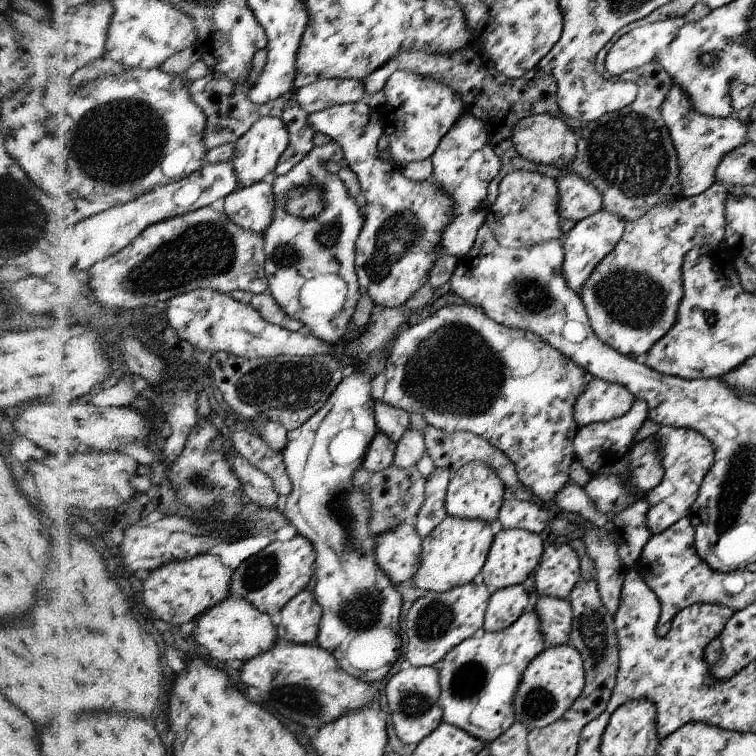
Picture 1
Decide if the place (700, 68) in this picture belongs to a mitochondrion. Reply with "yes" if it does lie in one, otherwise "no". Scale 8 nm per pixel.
no

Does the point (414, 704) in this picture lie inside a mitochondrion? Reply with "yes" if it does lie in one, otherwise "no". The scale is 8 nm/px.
yes

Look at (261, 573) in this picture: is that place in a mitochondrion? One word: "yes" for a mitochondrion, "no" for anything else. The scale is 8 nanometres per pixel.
yes

